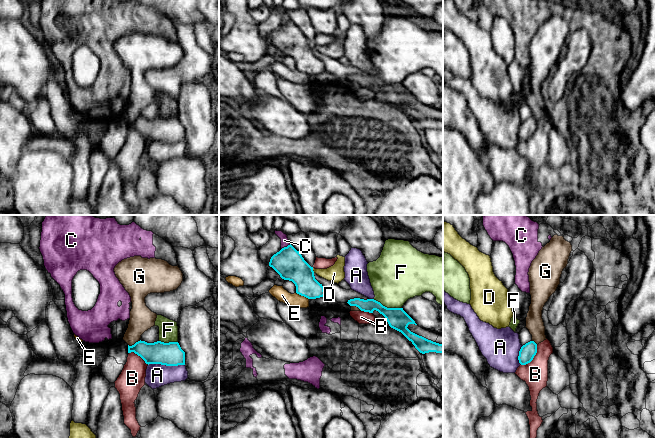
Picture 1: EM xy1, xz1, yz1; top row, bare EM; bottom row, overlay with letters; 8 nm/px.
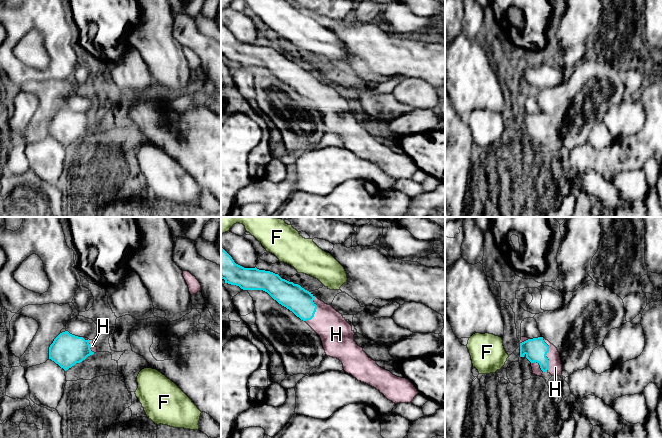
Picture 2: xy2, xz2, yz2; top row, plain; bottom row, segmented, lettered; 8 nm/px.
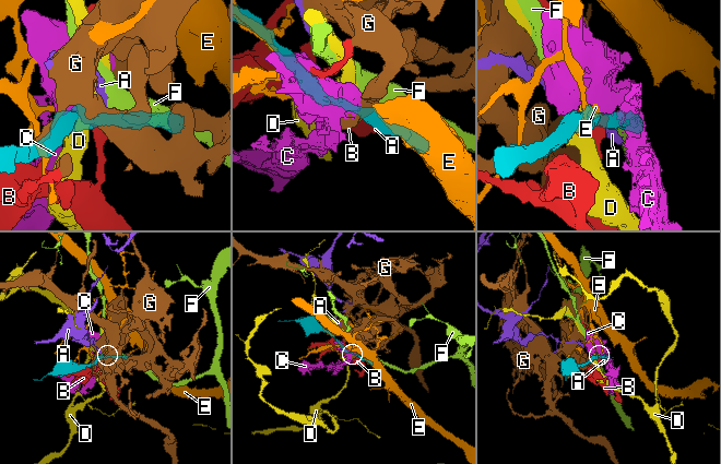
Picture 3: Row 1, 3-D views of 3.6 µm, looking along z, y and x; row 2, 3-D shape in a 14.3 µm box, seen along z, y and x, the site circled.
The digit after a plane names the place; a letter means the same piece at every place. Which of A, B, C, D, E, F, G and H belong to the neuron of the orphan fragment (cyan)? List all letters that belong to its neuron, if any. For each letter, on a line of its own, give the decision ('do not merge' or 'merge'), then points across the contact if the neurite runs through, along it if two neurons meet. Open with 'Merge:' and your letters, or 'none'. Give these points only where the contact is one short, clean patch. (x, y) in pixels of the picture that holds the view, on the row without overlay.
Merge: H
A: do not merge
B: do not merge; border along yz1 (537, 121), (534, 133), (529, 138), (521, 141)
C: do not merge
D: do not merge
E: do not merge; border along xz1 (296, 68), (308, 75)
F: do not merge; border along xz1 (373, 75), (387, 83), (401, 84)
G: do not merge; border along xy1 (140, 116), (128, 121)
H: merge

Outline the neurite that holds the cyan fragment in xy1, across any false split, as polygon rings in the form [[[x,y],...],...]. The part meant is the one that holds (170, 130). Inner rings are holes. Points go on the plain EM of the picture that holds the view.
[[[140,116],[132,122],[128,121],[128,129],[131,128],[140,132],[148,141],[185,141],[185,128],[181,125],[178,118],[164,119],[157,117],[154,119],[147,119]]]

